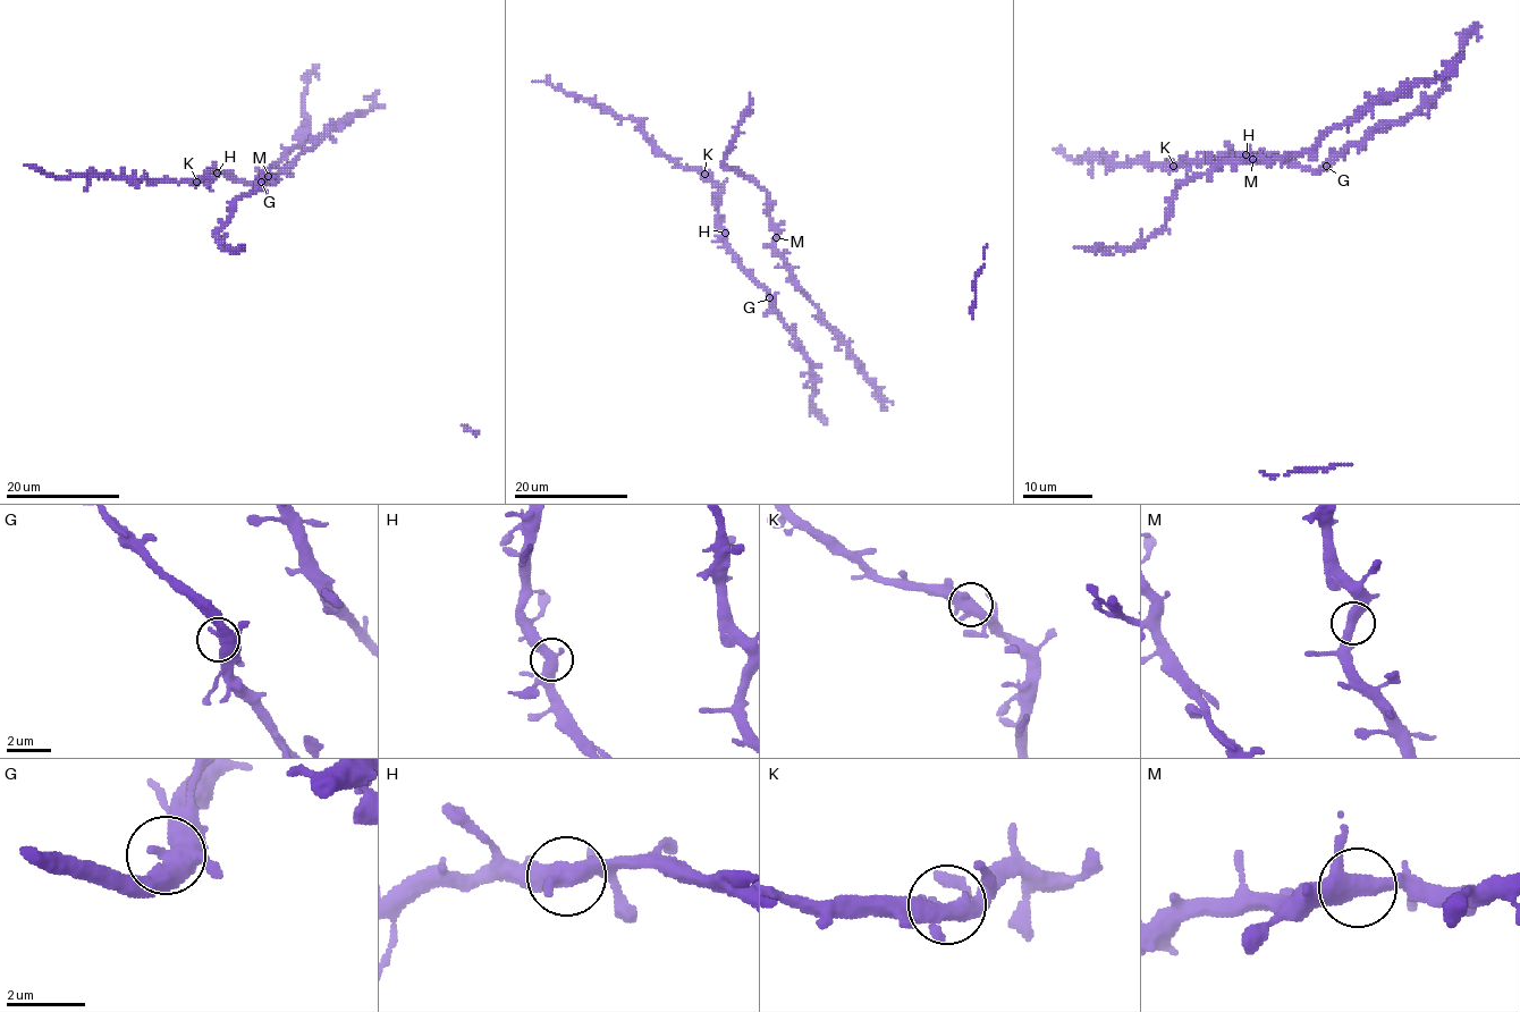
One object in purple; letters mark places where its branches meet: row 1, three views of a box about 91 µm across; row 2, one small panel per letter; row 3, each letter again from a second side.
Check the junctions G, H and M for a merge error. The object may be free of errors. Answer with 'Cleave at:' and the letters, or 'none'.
Cleave at: none

